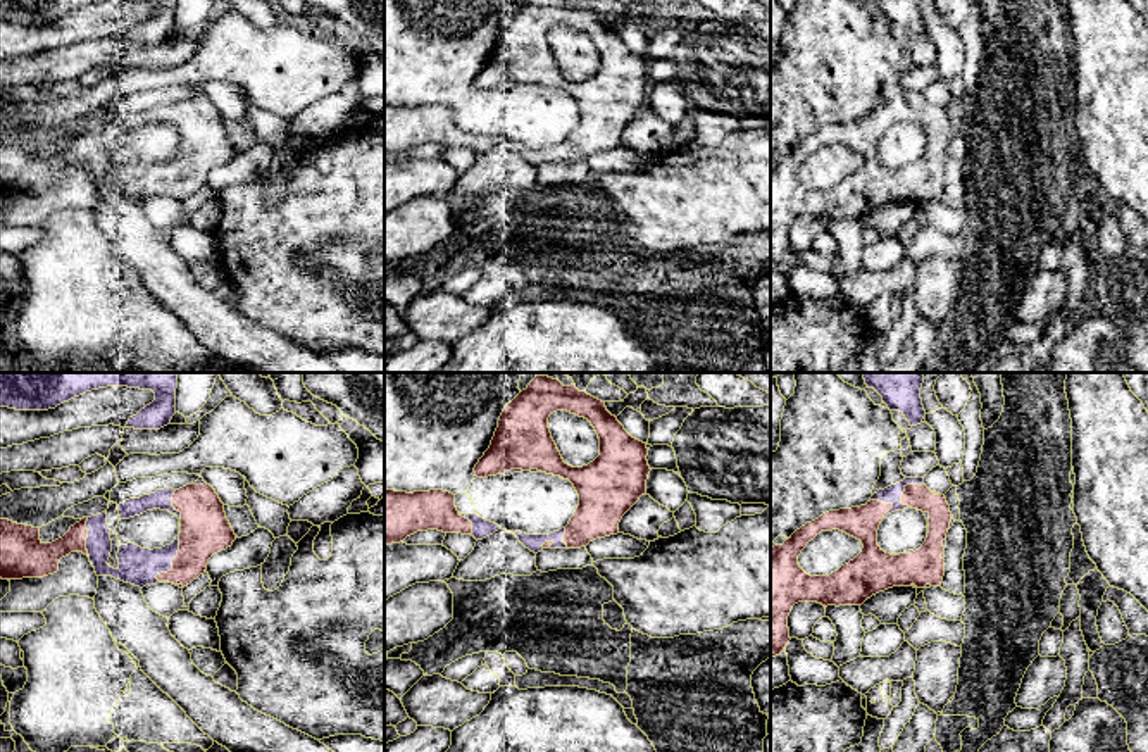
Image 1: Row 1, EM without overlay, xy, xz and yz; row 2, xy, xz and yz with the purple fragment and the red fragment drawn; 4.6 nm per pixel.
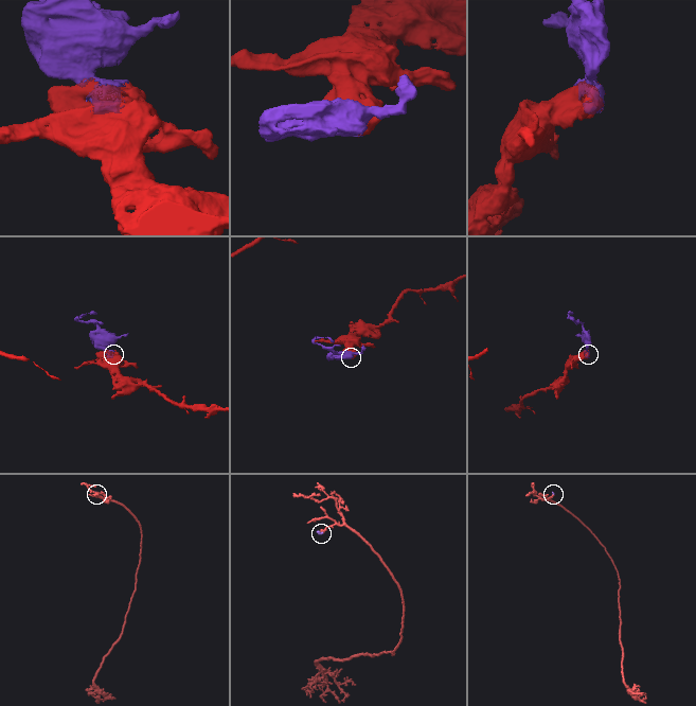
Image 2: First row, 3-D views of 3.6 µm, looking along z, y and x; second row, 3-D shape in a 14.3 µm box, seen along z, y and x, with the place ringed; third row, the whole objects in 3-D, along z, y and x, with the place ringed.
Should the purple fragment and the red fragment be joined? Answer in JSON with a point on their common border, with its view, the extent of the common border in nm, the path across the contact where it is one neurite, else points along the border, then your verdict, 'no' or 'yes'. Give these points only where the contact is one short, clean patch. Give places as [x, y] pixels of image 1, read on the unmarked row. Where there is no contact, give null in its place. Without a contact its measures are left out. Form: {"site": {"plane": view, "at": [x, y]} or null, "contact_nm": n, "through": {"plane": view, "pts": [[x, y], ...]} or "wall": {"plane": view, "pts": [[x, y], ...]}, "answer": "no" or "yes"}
{"site": {"plane": "xy", "at": [178, 154]}, "contact_nm": 440, "answer": "yes"}

